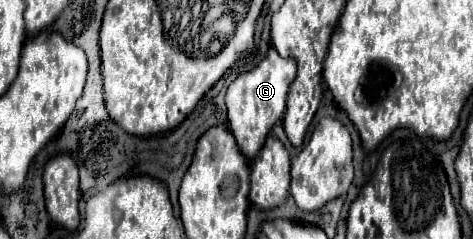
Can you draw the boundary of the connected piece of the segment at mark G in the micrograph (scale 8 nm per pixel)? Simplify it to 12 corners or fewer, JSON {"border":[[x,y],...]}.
{"border":[[274,48],[226,92],[228,128],[254,160],[284,116],[296,64]]}

